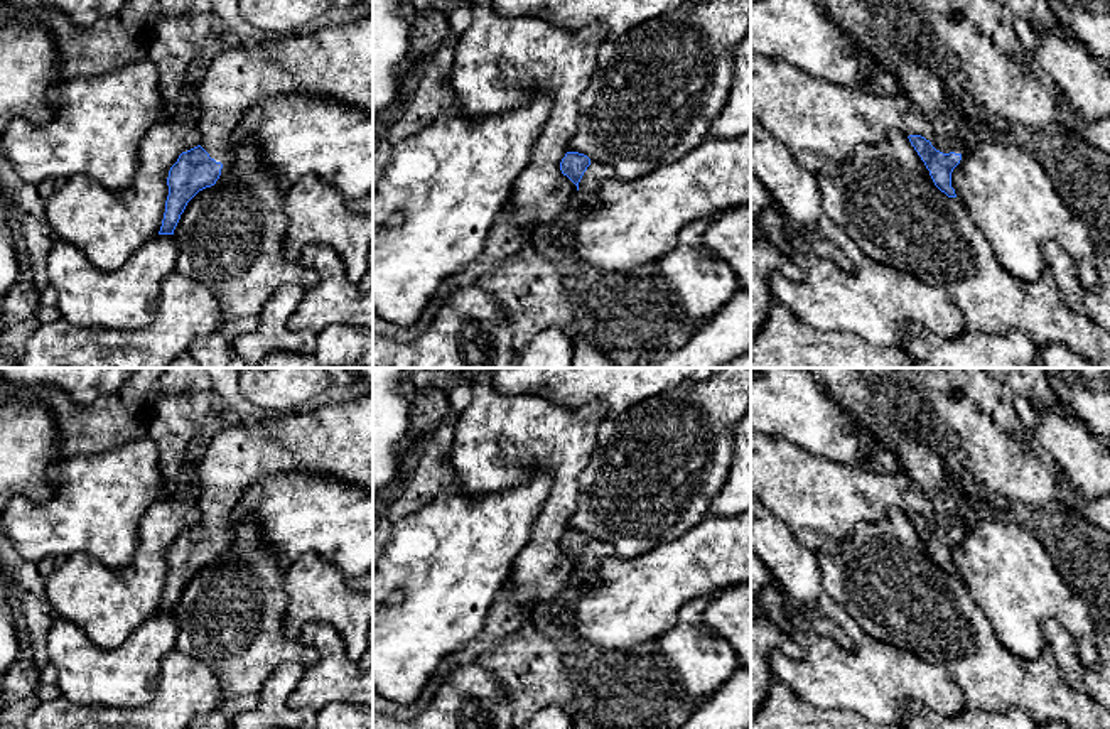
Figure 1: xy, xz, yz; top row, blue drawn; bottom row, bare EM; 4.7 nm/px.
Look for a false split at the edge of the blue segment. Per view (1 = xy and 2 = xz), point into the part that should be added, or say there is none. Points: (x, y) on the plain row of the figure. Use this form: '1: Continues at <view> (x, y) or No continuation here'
1: Continues at xy (336, 441)
2: Continues at xz (596, 552)

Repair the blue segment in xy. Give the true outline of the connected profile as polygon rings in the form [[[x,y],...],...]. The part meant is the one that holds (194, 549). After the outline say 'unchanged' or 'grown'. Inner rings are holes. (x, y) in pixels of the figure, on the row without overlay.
[[[358,388],[344,403],[295,410],[258,422],[226,422],[211,437],[201,461],[191,467],[201,521],[182,530],[169,548],[169,574],[159,613],[174,613],[187,580],[216,562],[223,542],[233,533],[234,510],[248,489],[265,478],[295,472],[332,478],[373,494],[373,388]]] | grown

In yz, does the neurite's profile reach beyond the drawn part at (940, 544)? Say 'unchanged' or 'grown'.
grown

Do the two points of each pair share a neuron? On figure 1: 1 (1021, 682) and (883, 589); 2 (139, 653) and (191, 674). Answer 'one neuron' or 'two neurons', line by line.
1: one neuron
2: two neurons

